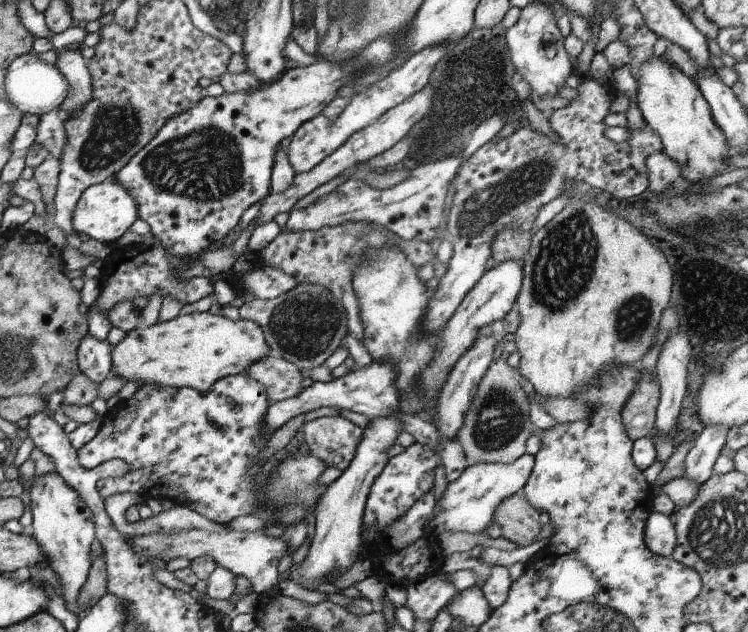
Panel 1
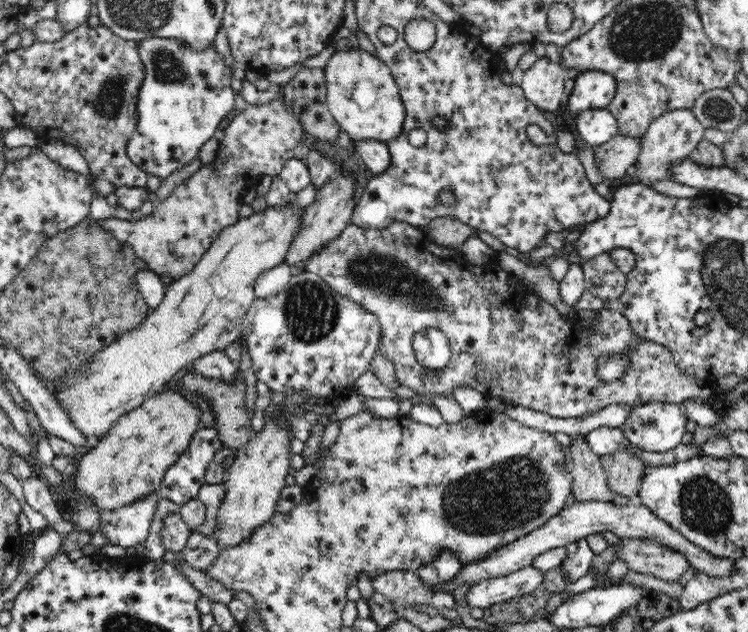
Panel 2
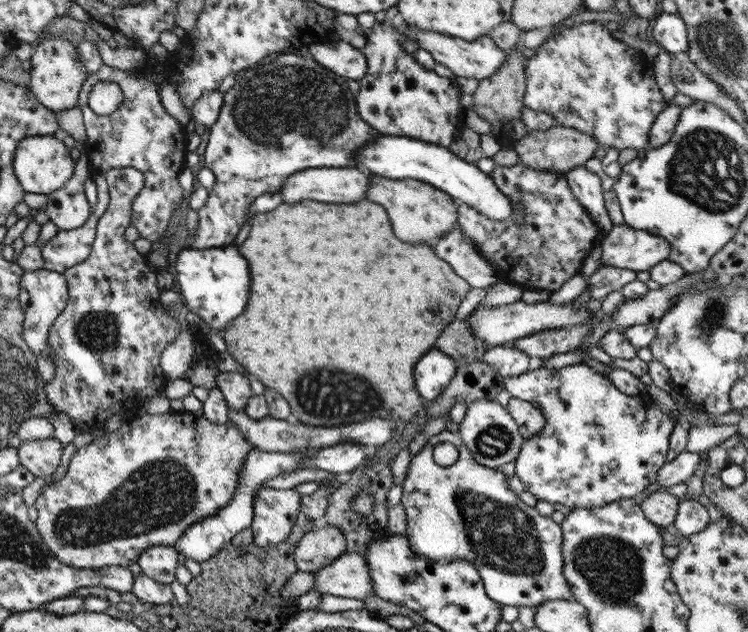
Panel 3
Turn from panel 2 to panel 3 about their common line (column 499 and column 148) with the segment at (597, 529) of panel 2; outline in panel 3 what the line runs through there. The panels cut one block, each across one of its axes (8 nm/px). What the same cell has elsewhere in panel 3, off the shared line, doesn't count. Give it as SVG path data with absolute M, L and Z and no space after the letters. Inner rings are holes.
M156 545L144 550L138 556L137 563L142 574L162 584L172 584L176 580L178 551L174 546Z

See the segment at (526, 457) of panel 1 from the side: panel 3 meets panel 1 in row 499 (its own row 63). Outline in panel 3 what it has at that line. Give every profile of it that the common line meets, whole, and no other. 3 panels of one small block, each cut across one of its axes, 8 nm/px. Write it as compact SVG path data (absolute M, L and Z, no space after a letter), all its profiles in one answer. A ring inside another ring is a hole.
M406 24L394 26L400 33L406 35L406 40L416 40L420 48L424 48L432 54L435 62L440 62L446 68L450 68L456 77L476 78L479 81L490 78L490 76L496 74L496 70L502 68L502 64L506 64L506 58L508 58L508 52L496 46L496 43L489 36L483 36L468 42L439 32L424 32L424 30L412 29Z

